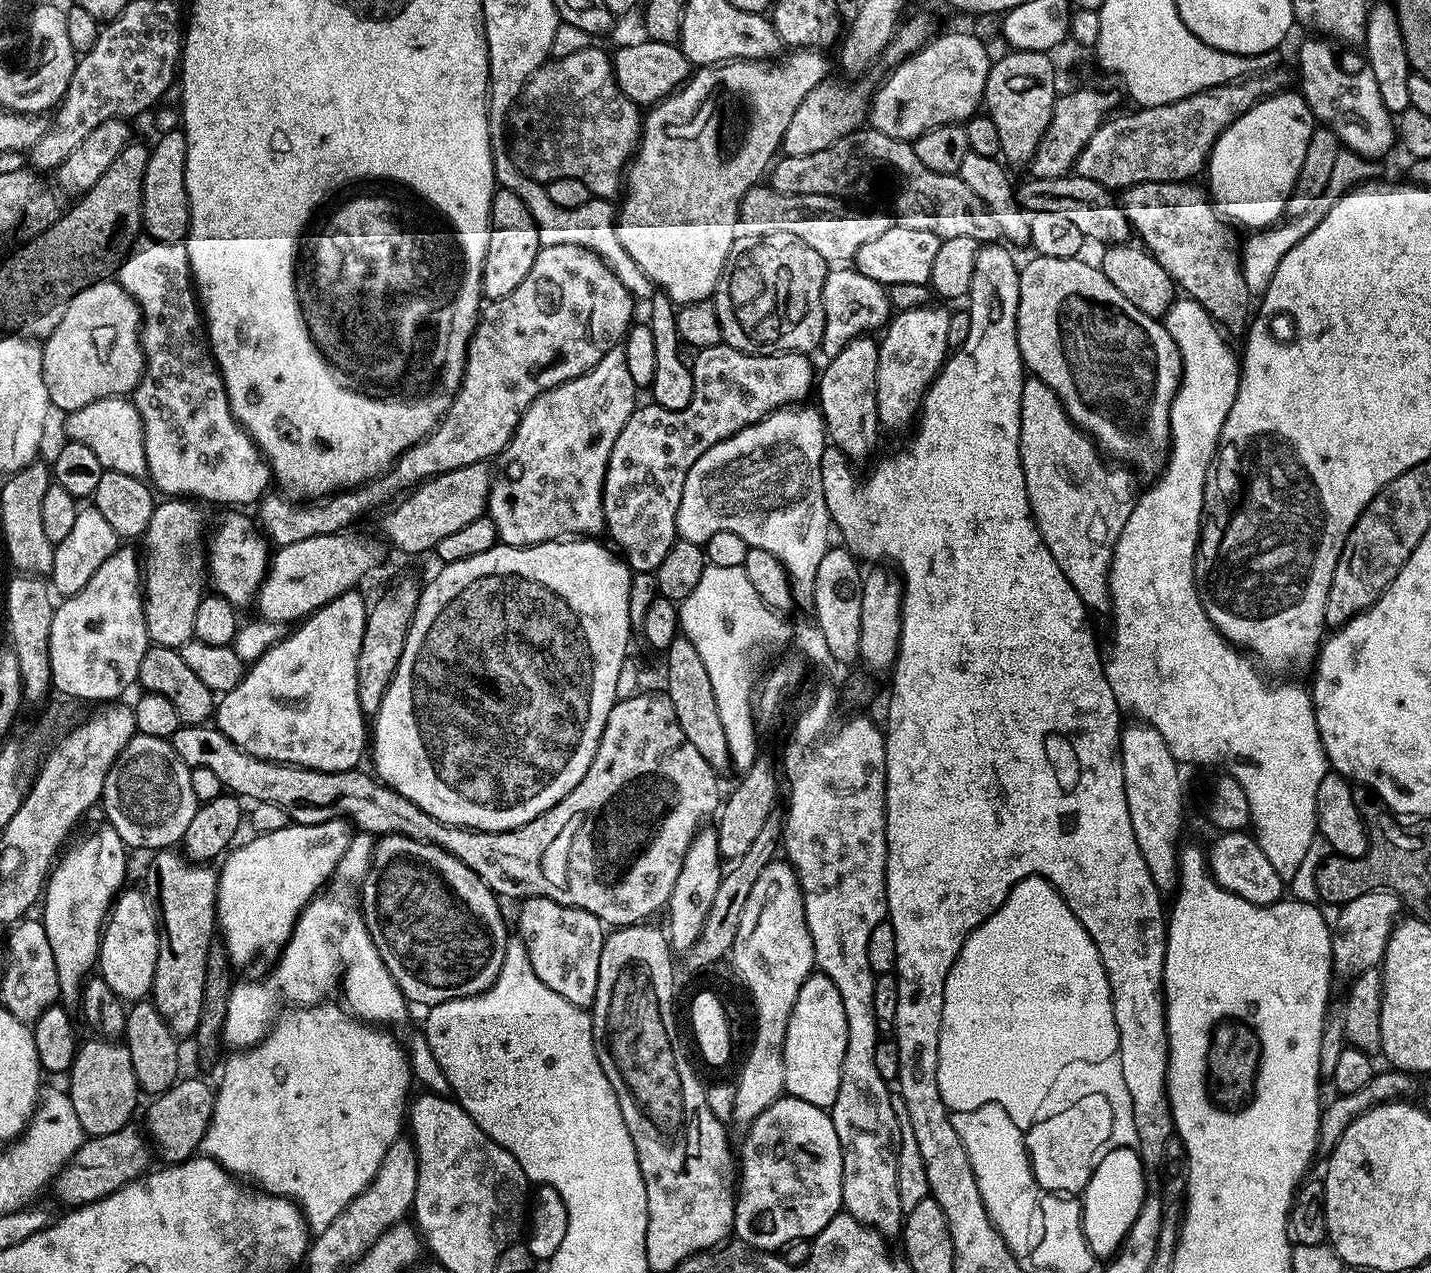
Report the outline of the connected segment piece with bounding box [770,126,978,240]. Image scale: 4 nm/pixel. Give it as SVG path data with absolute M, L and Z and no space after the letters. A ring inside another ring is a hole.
M871 126L861 127L850 135L843 136L838 142L826 146L826 150L818 150L814 154L781 155L771 169L771 176L771 186L787 196L869 196L876 200L880 196L880 188L889 188L892 191L891 211L895 219L908 228L930 230L930 234L941 240L976 236L978 232L978 201L974 190L970 190L966 182L962 182L959 174L934 174L934 170L926 170L926 166L918 162L918 154L914 154L909 141L890 138L890 134L882 134Z

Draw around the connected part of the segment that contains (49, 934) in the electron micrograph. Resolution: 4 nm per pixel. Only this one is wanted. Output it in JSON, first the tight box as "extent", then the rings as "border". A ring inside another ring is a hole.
{"extent":[42,822,130,1006],"border":[[[107,822],[90,829],[81,840],[74,840],[53,863],[42,893],[42,923],[46,938],[50,938],[50,950],[54,950],[60,996],[68,1006],[77,1003],[88,974],[86,972],[97,963],[100,934],[114,897],[125,885],[130,855],[118,830]]]}

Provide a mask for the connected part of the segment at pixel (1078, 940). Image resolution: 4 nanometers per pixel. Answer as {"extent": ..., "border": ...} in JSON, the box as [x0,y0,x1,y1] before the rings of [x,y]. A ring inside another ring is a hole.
{"extent":[938,876,1132,1194],"border":[[[1028,876],[1025,880],[1018,881],[1010,890],[1006,902],[1002,902],[994,914],[987,916],[969,934],[954,966],[948,972],[938,1038],[938,1094],[949,1113],[978,1110],[980,1104],[1000,1104],[1017,1125],[1030,1126],[1030,1108],[1038,1106],[1036,1102],[1044,1098],[1060,1064],[1074,1056],[1076,1060],[1082,1058],[1088,1062],[1100,1062],[1106,1056],[1110,1058],[1104,1060],[1106,1064],[1084,1066],[1082,1070],[1090,1070],[1086,1076],[1082,1076],[1086,1080],[1080,1082],[1076,1082],[1076,1076],[1070,1074],[1076,1070],[1076,1066],[1068,1066],[1060,1072],[1058,1082],[1048,1096],[1050,1106],[1068,1107],[1060,1111],[1054,1121],[1054,1127],[1060,1131],[1057,1136],[1052,1126],[1032,1126],[1027,1129],[1026,1143],[1032,1172],[1036,1176],[1037,1185],[1044,1192],[1076,1194],[1083,1190],[1092,1176],[1098,1153],[1109,1143],[1107,1140],[1112,1136],[1112,1123],[1131,1125],[1132,1109],[1124,1106],[1124,1109],[1116,1108],[1112,1112],[1111,1106],[1104,1101],[1127,1101],[1128,1091],[1126,1078],[1122,1078],[1120,1035],[1114,1022],[1112,991],[1102,958],[1090,934],[1066,906],[1052,883],[1040,876]],[[1042,1046],[1052,1046],[1048,1056],[1048,1070],[1044,1074]],[[1094,1068],[1100,1068],[1100,1074],[1096,1074]],[[1024,1072],[1032,1072],[1032,1082],[1028,1084],[1038,1086],[1036,1094],[1032,1092],[1032,1098],[1028,1098],[1030,1094],[1024,1090]],[[1075,1100],[1088,1100],[1088,1105],[1075,1104]]]}

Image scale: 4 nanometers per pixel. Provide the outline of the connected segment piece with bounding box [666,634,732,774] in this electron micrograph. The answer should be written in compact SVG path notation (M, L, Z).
M682 634L677 635L674 642L666 649L668 656L668 688L666 695L674 706L674 714L678 714L678 726L682 726L682 734L690 738L694 750L706 758L706 762L718 774L724 774L732 768L730 745L726 740L726 730L722 730L722 718L718 718L718 702L714 702L714 686L710 686L710 674L706 674L706 665L698 650L694 650L694 642L690 642Z

